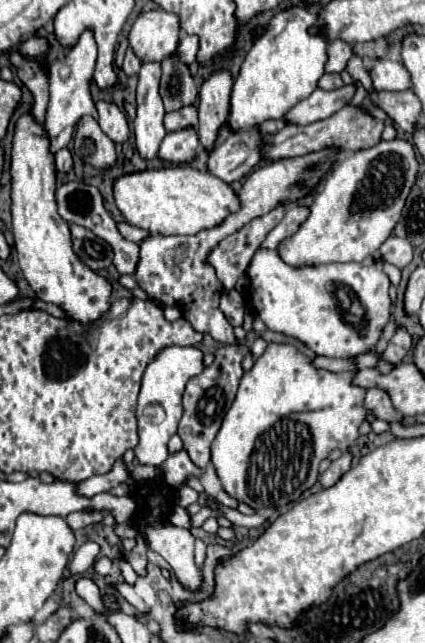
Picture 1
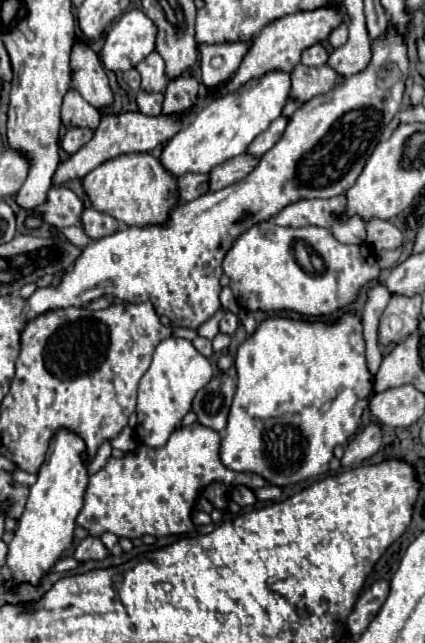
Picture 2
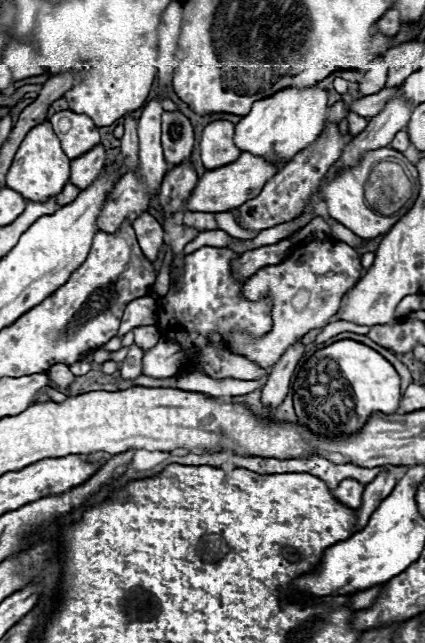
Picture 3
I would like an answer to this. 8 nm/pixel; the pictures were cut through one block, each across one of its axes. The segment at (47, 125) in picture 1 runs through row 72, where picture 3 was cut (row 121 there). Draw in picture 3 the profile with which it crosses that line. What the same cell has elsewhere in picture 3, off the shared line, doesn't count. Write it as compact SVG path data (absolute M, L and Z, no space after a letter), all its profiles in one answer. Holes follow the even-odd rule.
M62 110L56 112L48 122L54 126L54 132L58 134L62 150L68 158L78 158L100 142L98 126L84 114Z

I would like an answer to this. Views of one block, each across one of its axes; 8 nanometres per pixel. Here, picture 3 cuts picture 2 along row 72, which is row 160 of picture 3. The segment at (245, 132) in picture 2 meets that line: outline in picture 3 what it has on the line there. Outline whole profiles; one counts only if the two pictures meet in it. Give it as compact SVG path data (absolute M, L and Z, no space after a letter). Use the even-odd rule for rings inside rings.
M316 86L286 88L270 98L254 102L250 114L242 116L236 124L234 144L242 152L262 156L272 164L288 162L296 152L314 142L324 126L324 114L328 108L328 94Z

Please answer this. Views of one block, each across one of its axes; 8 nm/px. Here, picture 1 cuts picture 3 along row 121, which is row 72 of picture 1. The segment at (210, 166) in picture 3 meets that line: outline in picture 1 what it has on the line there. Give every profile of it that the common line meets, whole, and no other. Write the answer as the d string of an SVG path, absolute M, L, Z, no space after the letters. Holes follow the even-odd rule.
M228 72L212 74L198 96L198 138L206 152L214 148L218 138L218 130L226 124L230 114L230 94L232 94L232 78Z

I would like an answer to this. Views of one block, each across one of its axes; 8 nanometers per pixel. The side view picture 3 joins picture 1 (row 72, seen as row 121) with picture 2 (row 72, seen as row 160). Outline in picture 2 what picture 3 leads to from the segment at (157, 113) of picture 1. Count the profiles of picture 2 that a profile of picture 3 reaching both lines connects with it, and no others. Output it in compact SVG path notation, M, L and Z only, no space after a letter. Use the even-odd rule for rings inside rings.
M154 50L152 54L148 54L138 66L136 70L142 74L142 88L146 92L162 92L168 84L168 76L164 70L164 60L160 58L160 54Z

